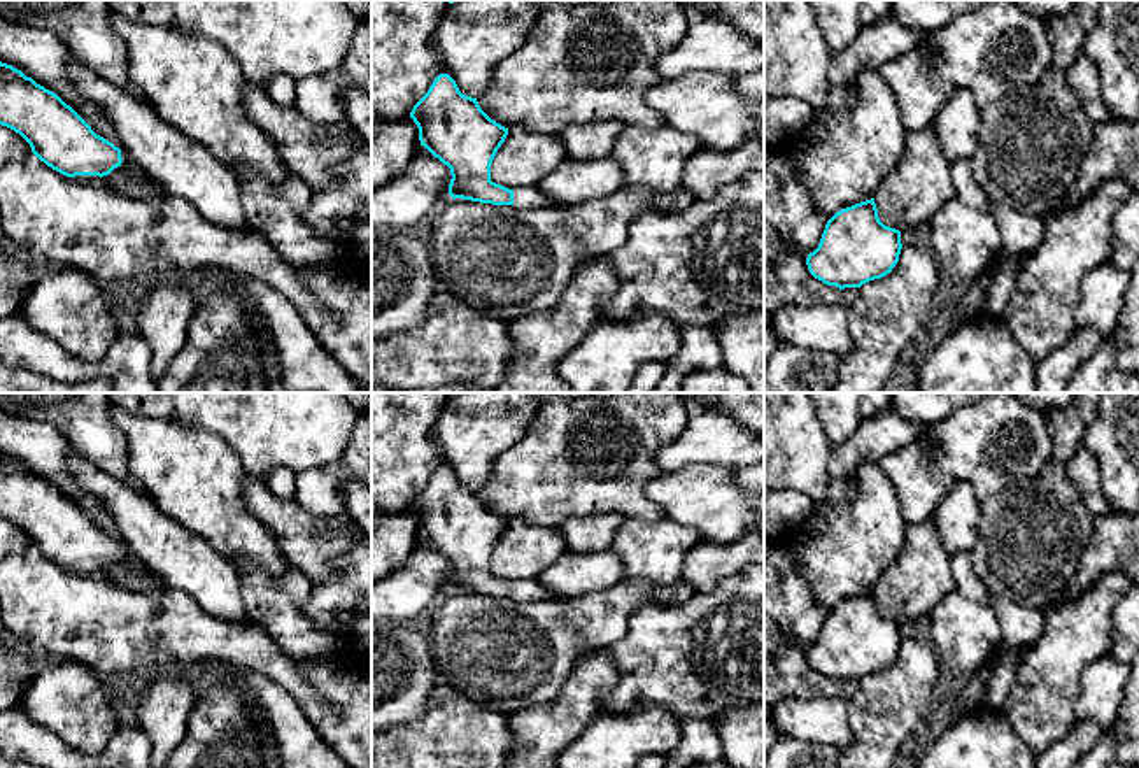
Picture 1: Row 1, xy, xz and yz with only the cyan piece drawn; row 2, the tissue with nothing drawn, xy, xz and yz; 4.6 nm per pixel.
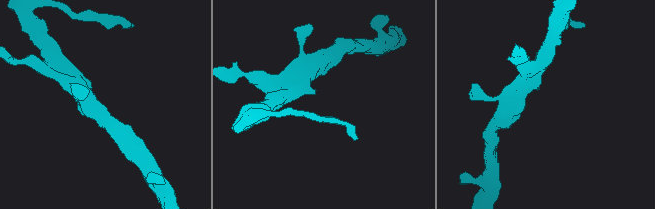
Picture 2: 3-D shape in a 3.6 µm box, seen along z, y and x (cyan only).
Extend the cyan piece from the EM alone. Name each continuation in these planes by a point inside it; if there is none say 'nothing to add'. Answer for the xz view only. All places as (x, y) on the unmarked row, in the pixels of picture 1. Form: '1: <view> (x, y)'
1: xz (523, 591)

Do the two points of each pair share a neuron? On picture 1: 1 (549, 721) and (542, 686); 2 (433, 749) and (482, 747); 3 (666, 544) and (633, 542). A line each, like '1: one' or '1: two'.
1: two
2: one
3: one

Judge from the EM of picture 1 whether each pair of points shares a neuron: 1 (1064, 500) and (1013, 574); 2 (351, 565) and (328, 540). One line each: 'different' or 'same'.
1: same
2: different

